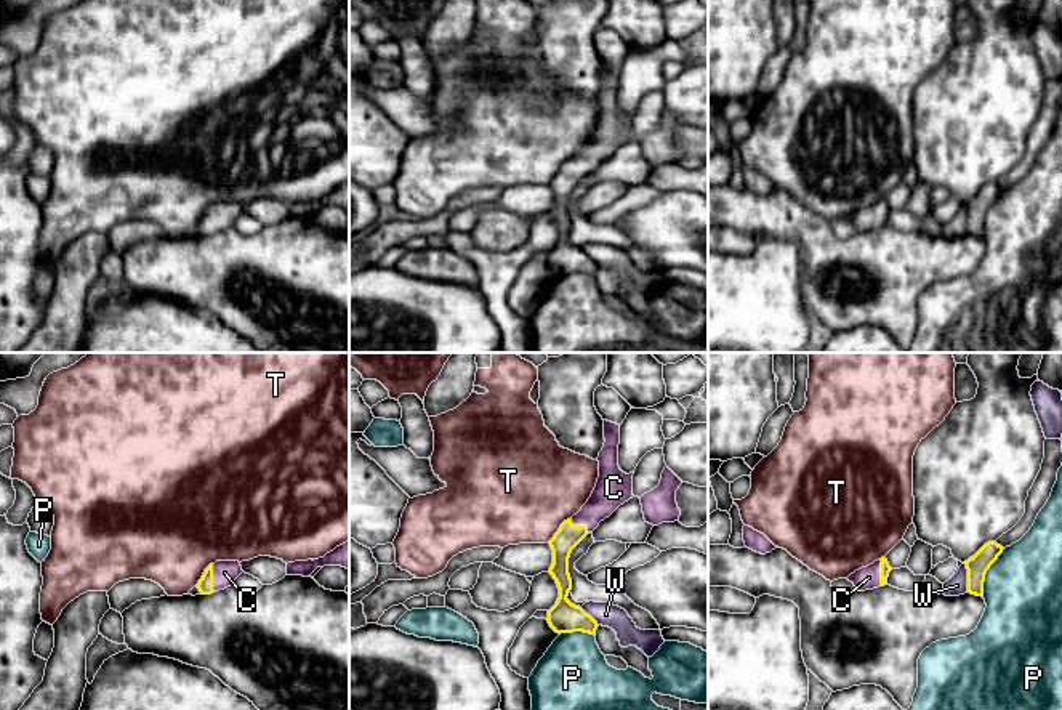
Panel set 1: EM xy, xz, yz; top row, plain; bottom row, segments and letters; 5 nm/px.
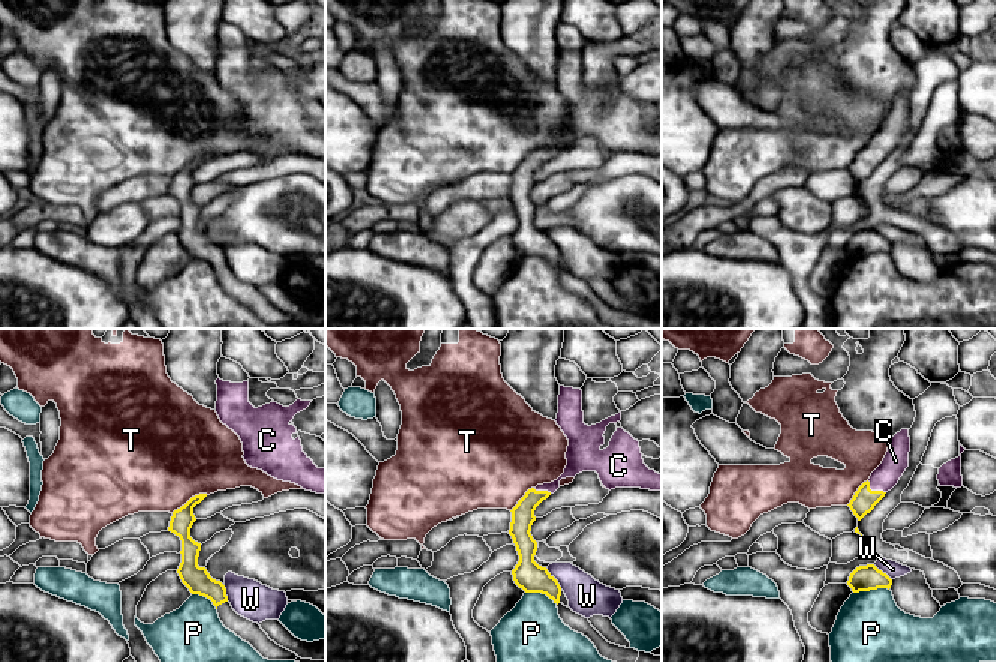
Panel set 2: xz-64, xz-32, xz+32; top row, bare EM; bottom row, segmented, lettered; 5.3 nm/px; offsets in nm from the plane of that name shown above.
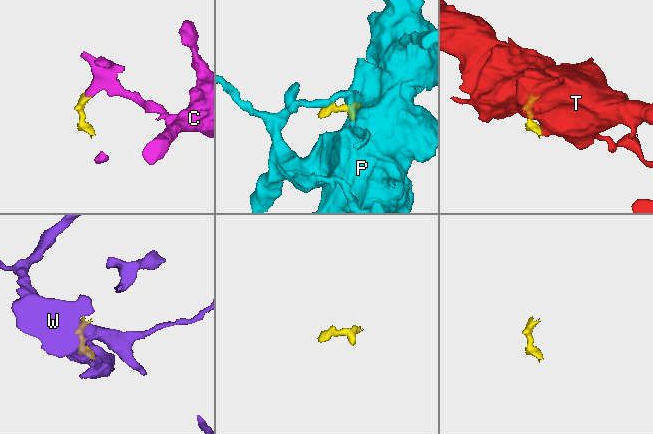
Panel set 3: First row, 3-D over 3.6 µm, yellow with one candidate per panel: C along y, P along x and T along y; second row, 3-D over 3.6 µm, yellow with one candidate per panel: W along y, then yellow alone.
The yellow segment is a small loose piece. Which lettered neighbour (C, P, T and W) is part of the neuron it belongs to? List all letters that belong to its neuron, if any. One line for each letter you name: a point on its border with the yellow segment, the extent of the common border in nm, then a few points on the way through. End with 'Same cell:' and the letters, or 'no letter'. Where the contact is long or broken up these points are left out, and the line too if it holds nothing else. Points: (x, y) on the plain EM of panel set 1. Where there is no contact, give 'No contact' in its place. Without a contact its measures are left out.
C: Touches yellow at xy (212, 220). Shared border 140 nm. Path across: xy (205, 225), (212, 220), (225, 213)
Same cell: C

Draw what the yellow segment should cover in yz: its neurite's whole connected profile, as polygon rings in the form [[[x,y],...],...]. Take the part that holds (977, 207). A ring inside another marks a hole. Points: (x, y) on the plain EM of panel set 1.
[[[988,183],[972,199],[964,202],[967,210],[967,234],[984,237],[985,215],[1003,191],[996,183]]]

